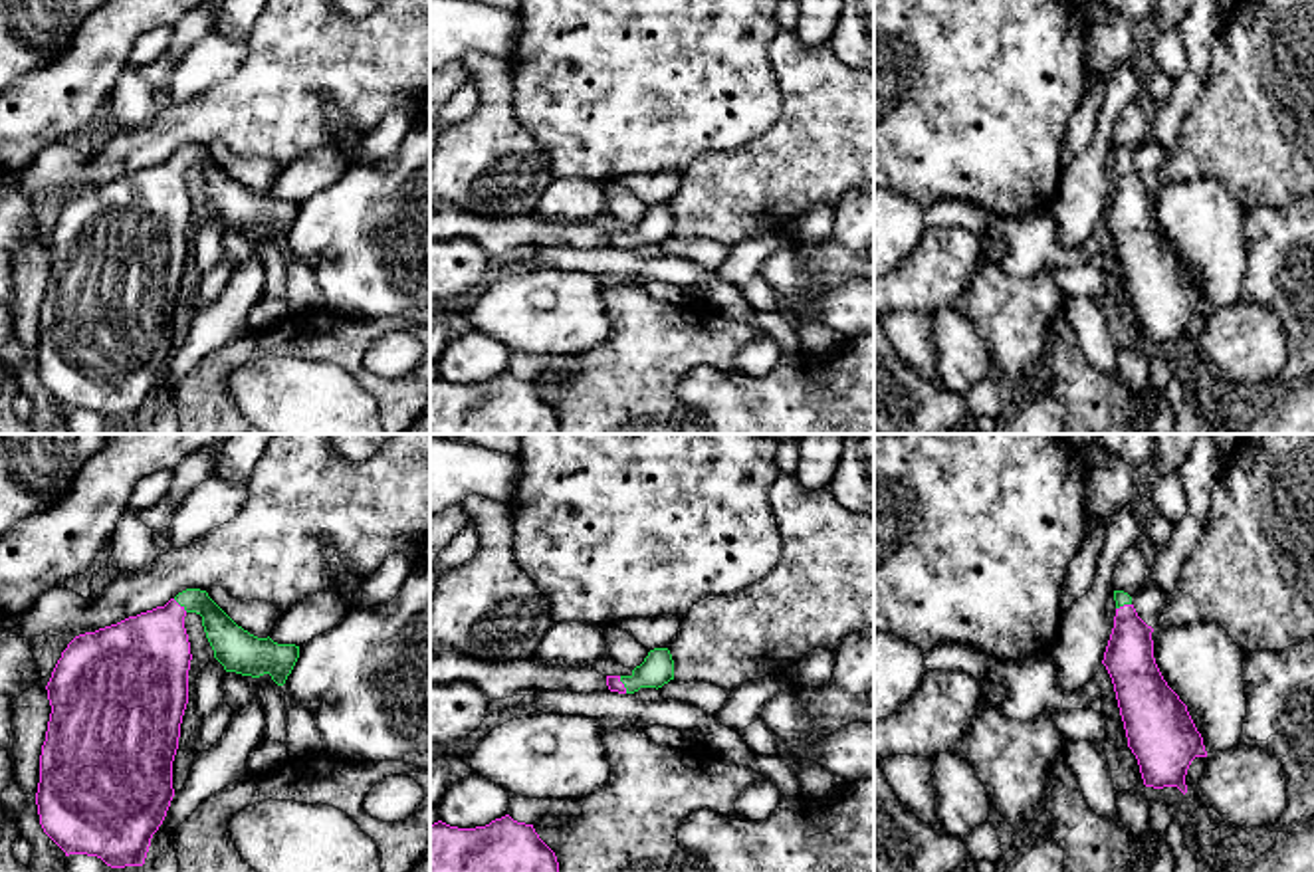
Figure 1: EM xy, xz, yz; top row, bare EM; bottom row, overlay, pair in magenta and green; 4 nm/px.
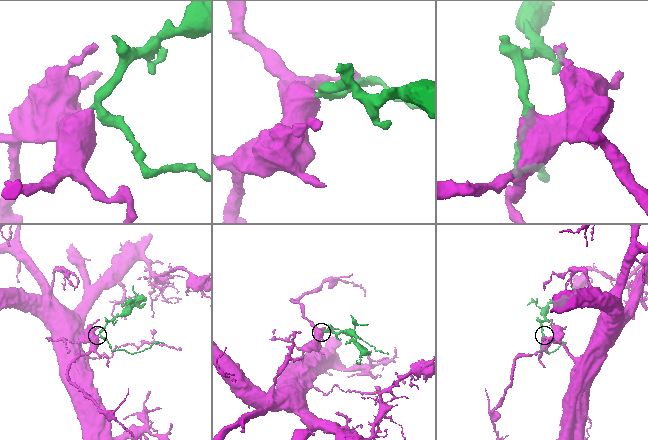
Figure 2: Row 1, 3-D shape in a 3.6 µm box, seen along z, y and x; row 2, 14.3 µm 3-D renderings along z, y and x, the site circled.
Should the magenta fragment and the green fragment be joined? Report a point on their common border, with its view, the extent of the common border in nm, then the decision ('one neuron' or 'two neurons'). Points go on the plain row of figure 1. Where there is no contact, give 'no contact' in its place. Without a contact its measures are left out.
meets magenta in xz at (623, 240); contact 80 nm long; one neuron

